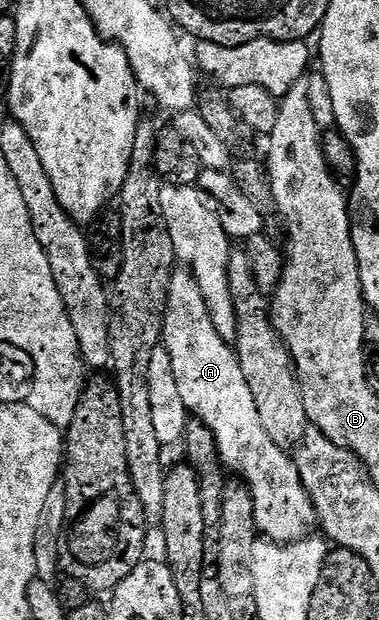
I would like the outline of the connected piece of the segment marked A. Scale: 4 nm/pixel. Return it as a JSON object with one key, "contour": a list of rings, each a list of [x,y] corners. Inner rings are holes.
{"contour":[[[175,271],[163,306],[162,348],[169,351],[177,392],[194,420],[205,423],[217,439],[219,454],[228,470],[239,469],[238,476],[252,495],[255,528],[266,540],[276,543],[302,541],[316,528],[317,516],[313,503],[301,484],[301,475],[294,456],[269,439],[253,403],[253,391],[245,383],[239,357],[234,348],[213,327],[209,307],[201,299],[201,287],[189,271]]]}

